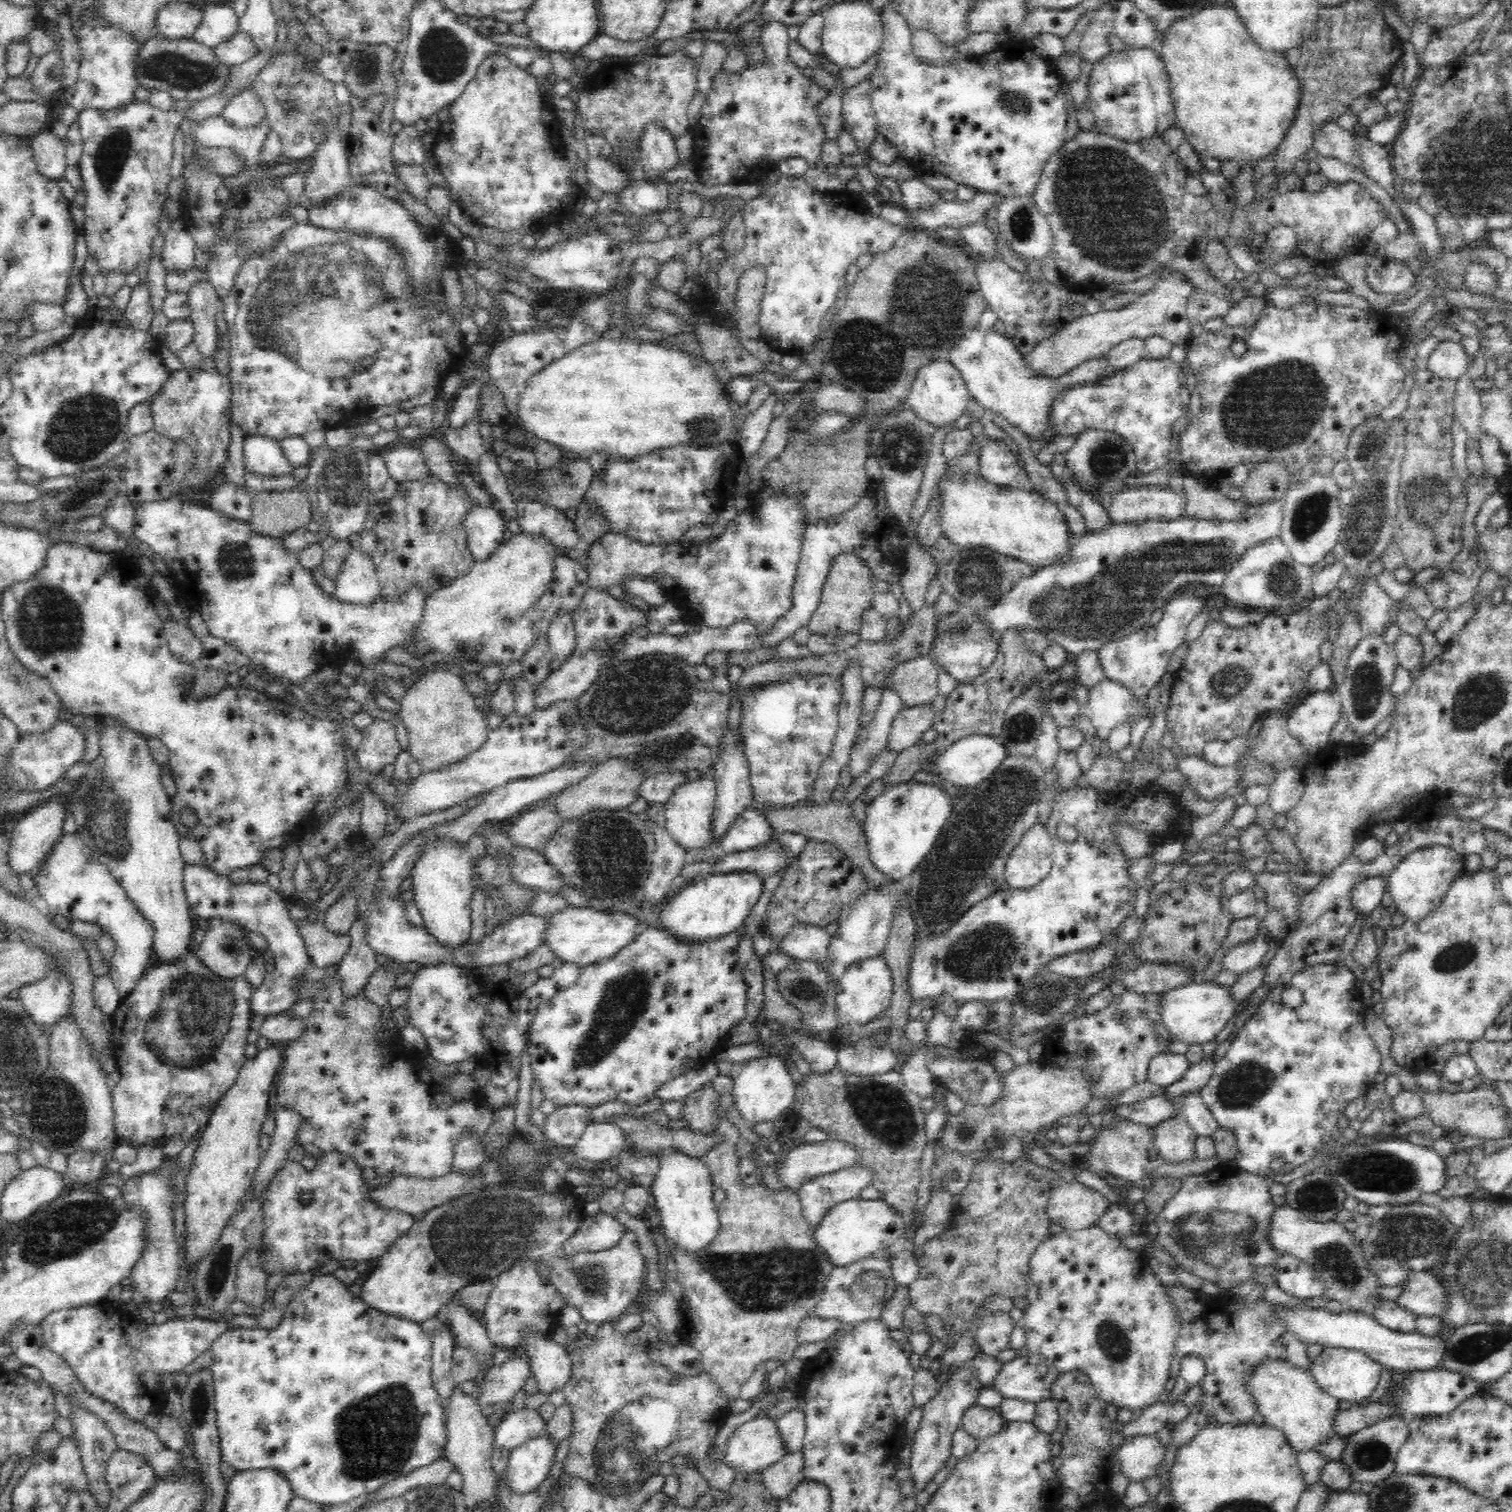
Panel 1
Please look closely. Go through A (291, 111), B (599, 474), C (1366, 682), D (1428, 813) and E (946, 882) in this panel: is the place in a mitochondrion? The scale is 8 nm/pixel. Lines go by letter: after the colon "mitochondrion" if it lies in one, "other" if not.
A: mitochondrion
B: other
C: mitochondrion
D: other
E: mitochondrion

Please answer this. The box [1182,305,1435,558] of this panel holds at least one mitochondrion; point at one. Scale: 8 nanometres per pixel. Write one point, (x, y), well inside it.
(1281, 401)

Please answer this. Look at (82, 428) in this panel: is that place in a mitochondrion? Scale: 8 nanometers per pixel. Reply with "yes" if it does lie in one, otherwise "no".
yes

